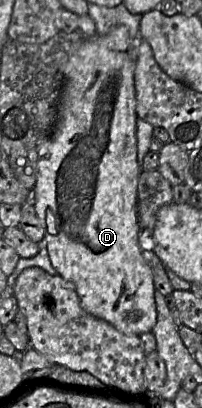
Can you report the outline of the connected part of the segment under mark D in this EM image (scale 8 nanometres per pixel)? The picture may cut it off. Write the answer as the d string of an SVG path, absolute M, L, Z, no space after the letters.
M124 25L114 27L106 35L84 37L80 46L69 57L64 70L64 83L61 90L57 121L53 132L43 144L38 161L37 179L32 190L32 199L40 224L44 229L44 241L52 266L57 275L75 285L80 305L88 314L104 320L119 332L126 335L138 335L150 332L157 322L157 308L155 303L155 287L153 273L144 259L142 248L139 244L140 227L137 216L137 187L141 164L137 153L137 120L136 95L134 86L134 71L137 62L136 40L131 38L129 30Z

